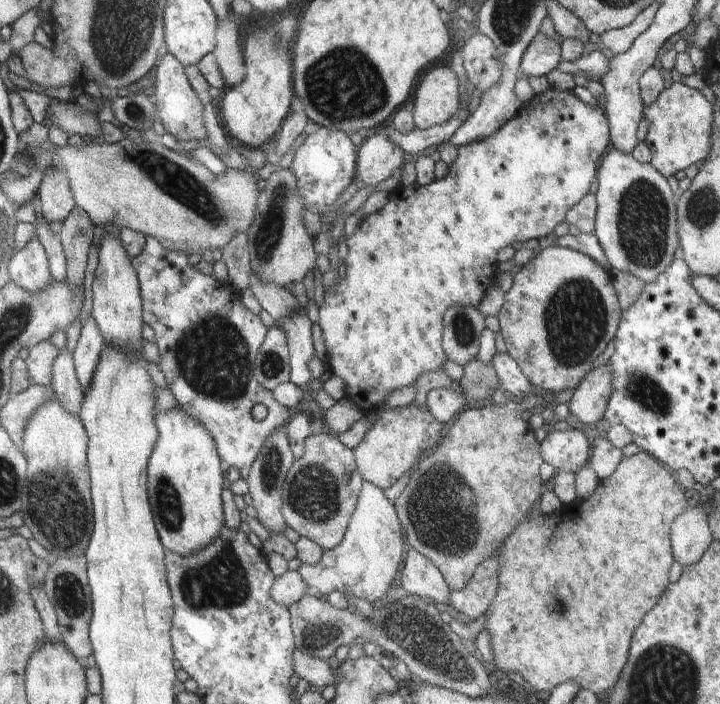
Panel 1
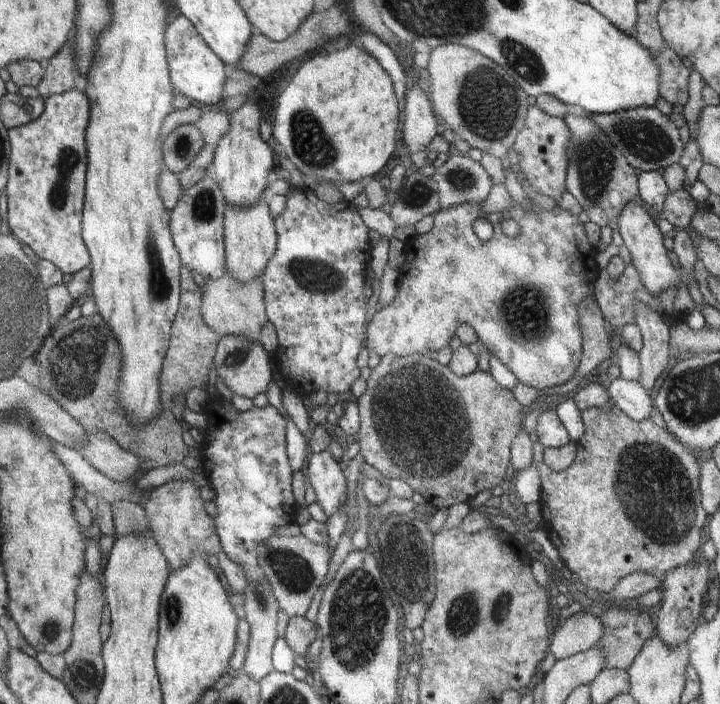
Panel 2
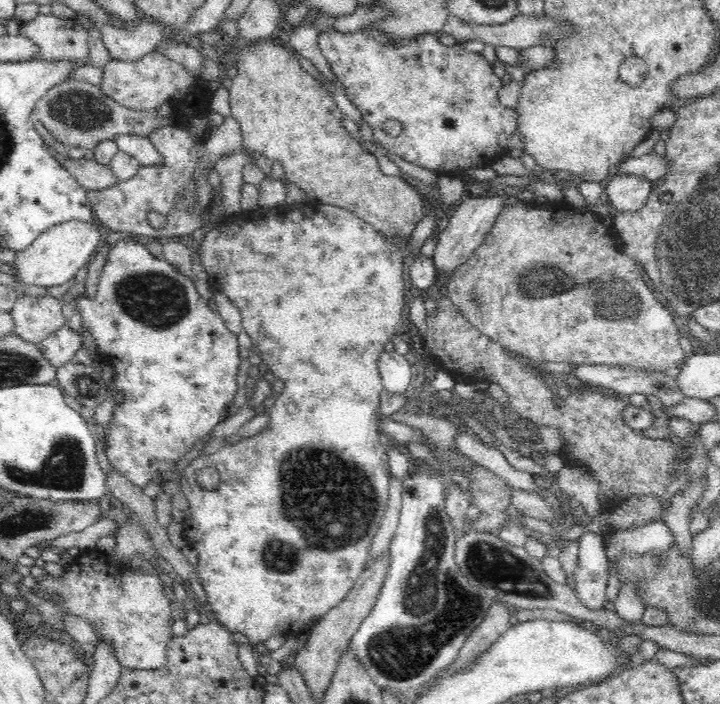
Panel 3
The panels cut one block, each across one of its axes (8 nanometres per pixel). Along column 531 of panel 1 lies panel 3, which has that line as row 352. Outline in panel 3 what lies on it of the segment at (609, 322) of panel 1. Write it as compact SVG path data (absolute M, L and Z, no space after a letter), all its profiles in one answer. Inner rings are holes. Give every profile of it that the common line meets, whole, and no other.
M286 204L281 207L274 207L272 209L264 209L258 208L252 211L252 216L248 216L248 220L244 222L244 224L240 224L240 228L232 234L232 220L230 220L230 226L228 226L228 236L234 236L232 240L228 240L228 242L222 242L220 240L220 234L216 236L216 227L212 230L208 231L203 241L201 242L198 248L198 255L202 261L202 265L204 265L208 276L208 280L211 283L213 289L217 289L222 291L224 295L230 298L230 301L234 302L236 306L240 309L241 317L243 320L243 330L248 334L251 338L252 344L254 347L257 347L259 350L259 355L262 360L266 363L267 369L272 371L272 374L275 377L281 378L284 383L283 391L279 394L279 397L275 400L275 403L272 405L269 414L269 423L266 425L266 428L255 434L254 436L243 438L238 441L236 444L226 444L220 450L214 452L214 454L210 454L209 456L198 456L198 458L193 459L190 463L190 466L182 467L182 477L181 477L181 491L185 495L185 498L189 502L189 516L185 522L186 525L186 534L187 539L189 541L189 545L191 548L194 548L198 553L198 562L195 567L195 572L197 572L197 578L199 578L199 582L206 591L206 595L208 595L208 605L210 609L215 614L216 620L223 625L226 630L229 630L231 633L241 632L245 634L249 639L250 643L263 643L265 640L268 640L270 636L274 636L275 634L283 633L284 636L302 636L305 637L307 633L310 631L310 628L320 620L328 611L332 610L336 606L340 605L340 602L344 602L344 598L347 598L350 590L352 590L352 586L356 582L356 579L360 576L360 573L367 566L367 558L370 545L372 545L374 536L379 534L379 527L382 522L382 518L384 518L384 513L388 506L388 498L390 496L390 459L388 459L387 454L387 446L383 445L379 441L378 434L379 430L379 421L380 420L380 393L383 389L383 382L381 381L381 374L378 368L378 357L380 354L384 352L384 346L386 343L396 334L396 329L402 323L402 307L404 306L404 295L405 291L403 289L404 281L402 281L402 272L403 267L408 265L408 262L405 261L405 258L402 257L402 251L400 247L396 246L396 240L388 240L383 234L380 234L369 222L358 218L352 212L348 212L348 210L344 208L340 208L339 206L332 205L321 205L316 204L316 206L306 206L306 208L302 208L302 210L292 210L292 208L286 208ZM204 466L214 467L220 474L221 480L218 488L216 490L203 490L200 488L201 484L197 482L197 476L195 472L199 469L202 469Z

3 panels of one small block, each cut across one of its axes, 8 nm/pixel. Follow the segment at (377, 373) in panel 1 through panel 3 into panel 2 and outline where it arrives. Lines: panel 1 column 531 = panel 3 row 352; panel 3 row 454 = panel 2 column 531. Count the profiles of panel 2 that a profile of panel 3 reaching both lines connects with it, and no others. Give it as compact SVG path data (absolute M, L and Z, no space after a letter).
M537 105L527 111L524 128L516 138L514 151L518 154L518 169L524 174L524 179L534 188L535 192L558 201L566 192L565 174L568 168L568 144L570 144L570 130L563 118L548 116Z

